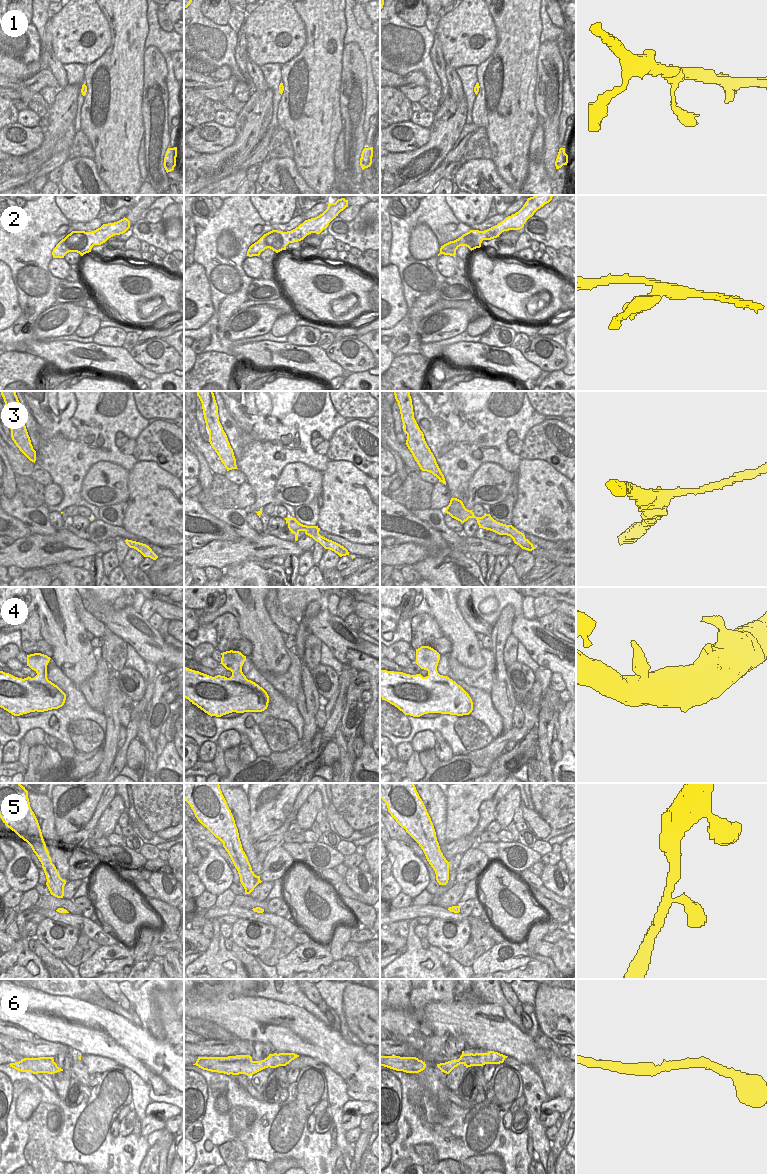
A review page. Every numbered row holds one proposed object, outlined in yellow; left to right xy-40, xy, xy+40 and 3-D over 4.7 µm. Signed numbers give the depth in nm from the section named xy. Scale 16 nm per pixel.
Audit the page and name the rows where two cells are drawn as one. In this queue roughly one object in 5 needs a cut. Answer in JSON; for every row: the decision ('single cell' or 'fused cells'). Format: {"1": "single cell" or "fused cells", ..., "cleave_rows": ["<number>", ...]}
{"1": "single cell", "2": "fused cells", "3": "single cell", "4": "single cell", "5": "single cell", "6": "single cell", "cleave_rows": ["2"]}

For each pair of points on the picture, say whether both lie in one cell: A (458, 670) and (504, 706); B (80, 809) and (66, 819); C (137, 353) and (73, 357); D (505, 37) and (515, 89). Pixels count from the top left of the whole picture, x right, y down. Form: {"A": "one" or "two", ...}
{"A": "two", "B": "one", "C": "two", "D": "one"}

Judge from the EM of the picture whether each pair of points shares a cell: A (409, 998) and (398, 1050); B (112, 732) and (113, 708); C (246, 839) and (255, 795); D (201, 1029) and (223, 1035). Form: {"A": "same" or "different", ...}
{"A": "different", "B": "same", "C": "different", "D": "same"}

